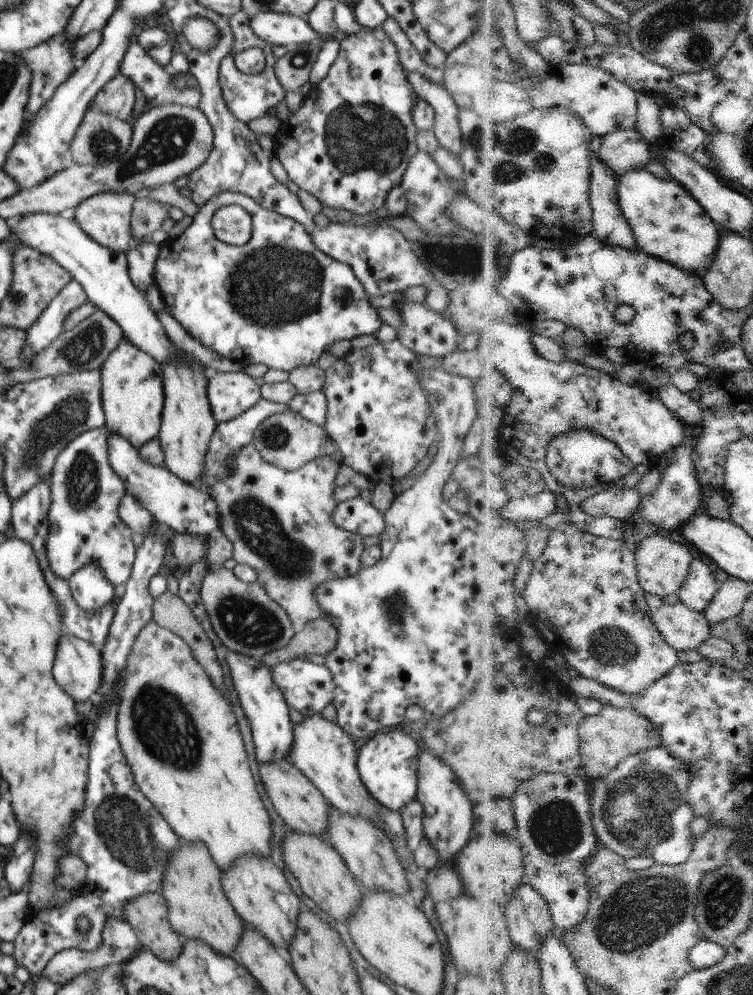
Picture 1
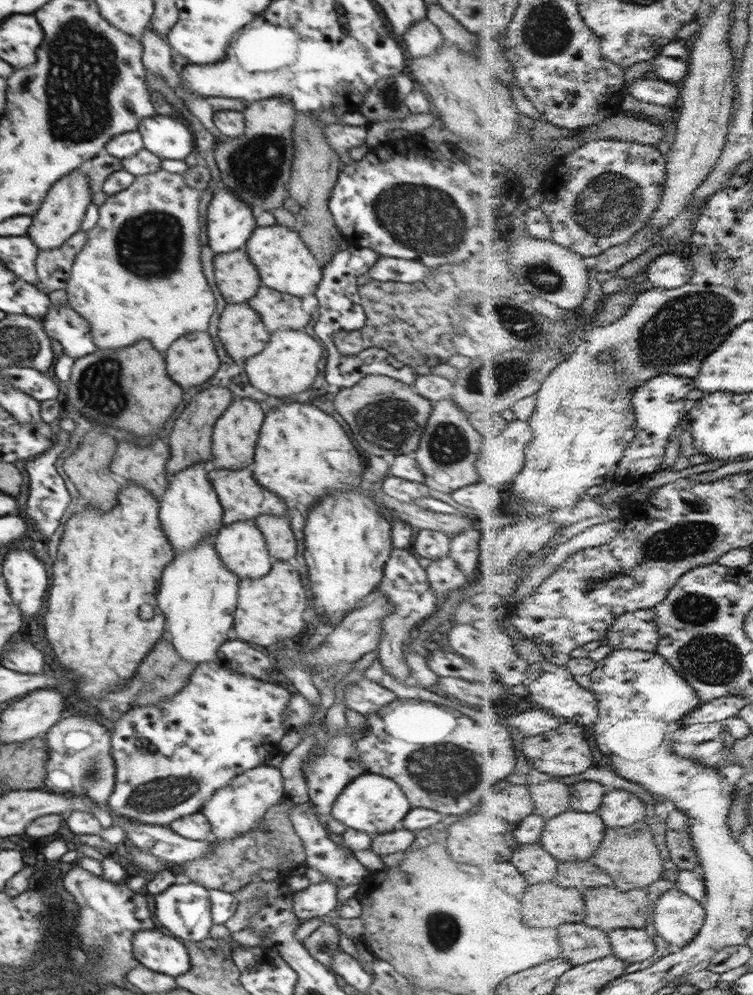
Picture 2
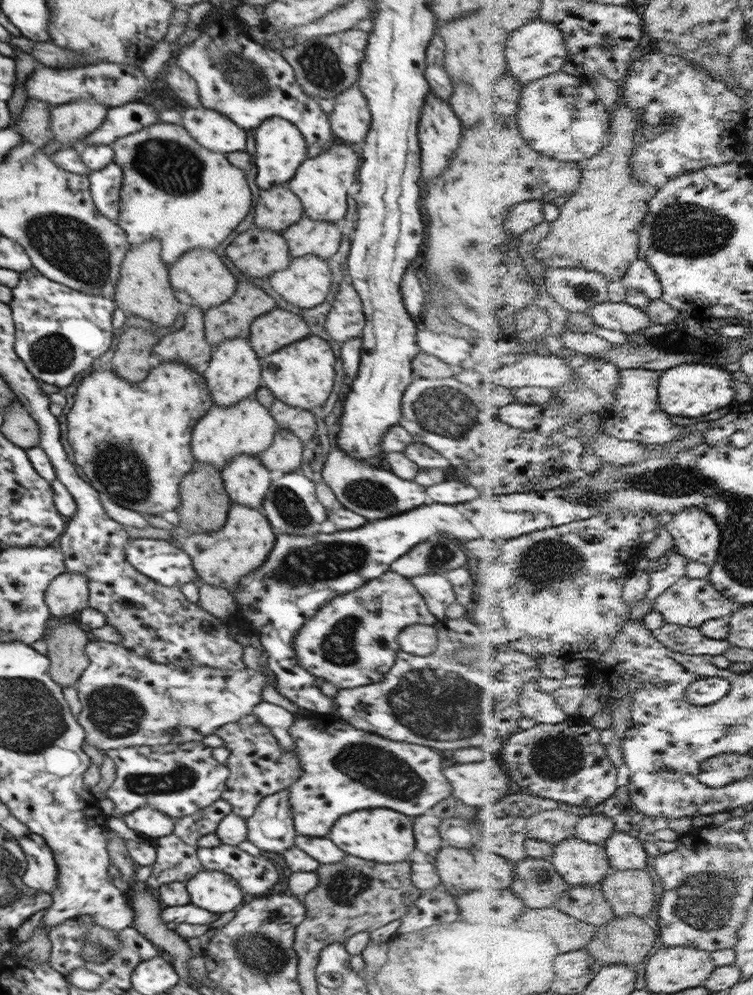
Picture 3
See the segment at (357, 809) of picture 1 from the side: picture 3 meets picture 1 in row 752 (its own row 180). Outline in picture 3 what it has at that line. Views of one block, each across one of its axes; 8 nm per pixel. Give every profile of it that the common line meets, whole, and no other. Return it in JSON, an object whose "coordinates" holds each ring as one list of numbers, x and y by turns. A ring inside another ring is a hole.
{"coordinates":[[339,142,322,150,318,156,308,157,302,162,286,185,302,201,303,216,316,222,341,225,348,210,346,204,348,188,357,181,361,159,350,146]]}

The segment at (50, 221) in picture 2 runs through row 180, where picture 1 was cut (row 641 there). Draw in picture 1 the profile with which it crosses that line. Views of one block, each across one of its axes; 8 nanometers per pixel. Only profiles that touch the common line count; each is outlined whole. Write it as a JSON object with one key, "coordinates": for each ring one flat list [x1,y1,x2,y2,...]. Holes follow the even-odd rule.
{"coordinates":[[64,632,61,638,57,640,52,674,54,680,75,702,86,702,88,699,95,699,103,681,101,651,86,640]]}

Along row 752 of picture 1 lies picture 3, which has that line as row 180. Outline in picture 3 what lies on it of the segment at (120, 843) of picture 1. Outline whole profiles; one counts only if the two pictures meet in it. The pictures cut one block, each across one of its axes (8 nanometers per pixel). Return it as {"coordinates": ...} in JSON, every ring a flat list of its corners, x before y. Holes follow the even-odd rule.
{"coordinates":[[115,161,109,162,100,170,92,171,86,178,99,213,116,222,121,209,121,166]]}

